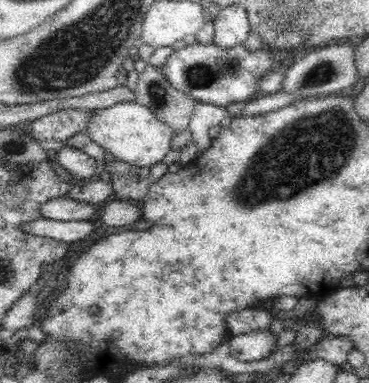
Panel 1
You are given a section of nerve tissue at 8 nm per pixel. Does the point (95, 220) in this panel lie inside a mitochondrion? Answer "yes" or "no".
no

